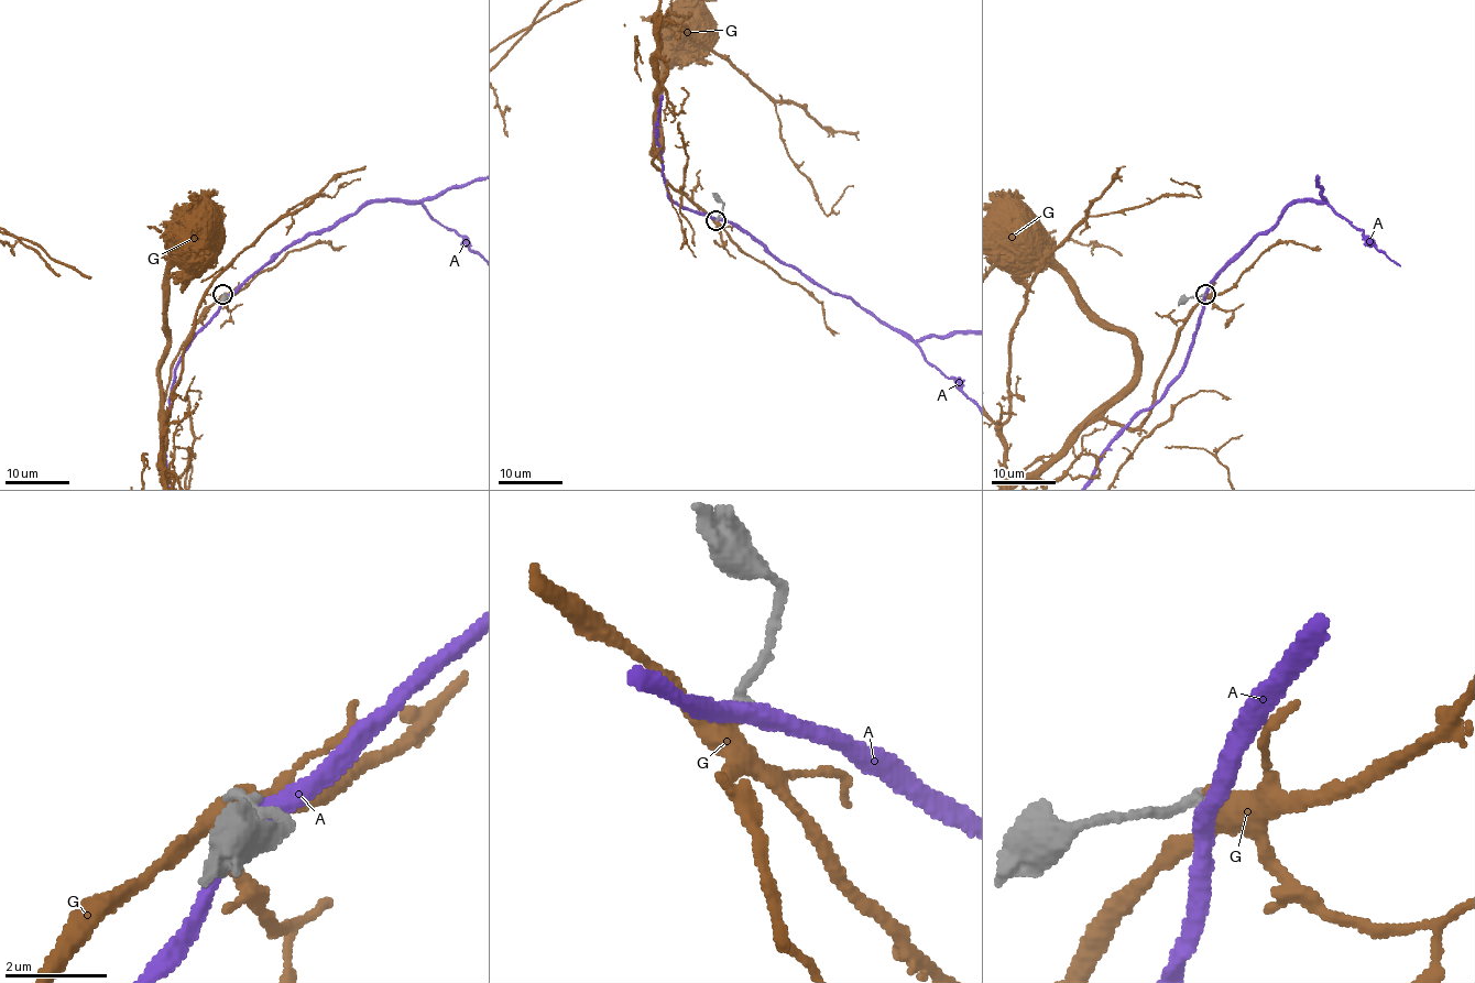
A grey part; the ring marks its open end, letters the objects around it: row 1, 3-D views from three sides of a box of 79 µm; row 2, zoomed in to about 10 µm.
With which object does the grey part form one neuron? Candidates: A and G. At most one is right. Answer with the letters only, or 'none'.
none

